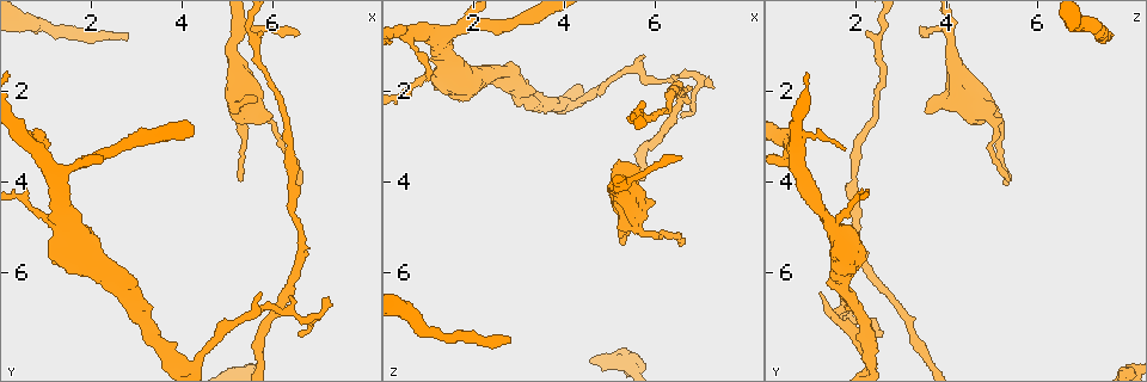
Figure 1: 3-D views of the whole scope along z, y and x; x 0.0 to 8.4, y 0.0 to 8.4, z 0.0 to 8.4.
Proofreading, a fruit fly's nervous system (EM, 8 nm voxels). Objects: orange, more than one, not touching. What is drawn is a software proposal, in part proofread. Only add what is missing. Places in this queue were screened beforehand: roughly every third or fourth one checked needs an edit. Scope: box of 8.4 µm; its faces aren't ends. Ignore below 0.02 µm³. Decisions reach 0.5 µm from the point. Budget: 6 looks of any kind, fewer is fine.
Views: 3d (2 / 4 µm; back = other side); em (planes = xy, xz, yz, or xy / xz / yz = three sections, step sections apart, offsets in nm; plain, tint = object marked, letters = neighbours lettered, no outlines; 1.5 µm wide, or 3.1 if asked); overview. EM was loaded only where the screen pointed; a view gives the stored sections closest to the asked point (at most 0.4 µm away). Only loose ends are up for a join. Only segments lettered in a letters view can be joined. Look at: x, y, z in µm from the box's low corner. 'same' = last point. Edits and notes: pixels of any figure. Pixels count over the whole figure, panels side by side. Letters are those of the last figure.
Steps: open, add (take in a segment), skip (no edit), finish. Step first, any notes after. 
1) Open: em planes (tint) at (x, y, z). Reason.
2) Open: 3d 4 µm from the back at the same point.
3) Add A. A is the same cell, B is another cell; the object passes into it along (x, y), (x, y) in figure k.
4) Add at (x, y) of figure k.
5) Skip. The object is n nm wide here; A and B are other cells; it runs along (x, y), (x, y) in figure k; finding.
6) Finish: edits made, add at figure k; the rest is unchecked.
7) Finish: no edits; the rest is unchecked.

Open: 3d 2 µm at (6.55, 0.75, 3.45). Branch stops here.

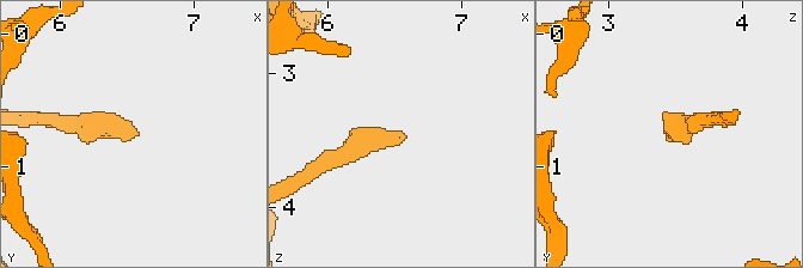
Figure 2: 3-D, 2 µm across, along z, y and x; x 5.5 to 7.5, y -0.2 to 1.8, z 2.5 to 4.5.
Open: em planes (letters) at (6.56, 0.74, 3.48).

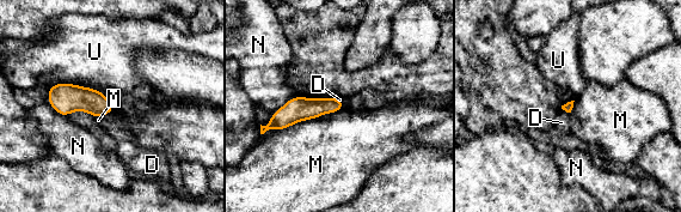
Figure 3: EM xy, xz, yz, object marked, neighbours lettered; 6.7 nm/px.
Skip. D, M, N and U are other cells; it runs along (339, 104), (295, 109), (271, 126) in figure 3; none of them fits.

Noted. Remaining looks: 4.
Open: 3d 2 µm at (7.20, 6.50, 1.75). Thin end.

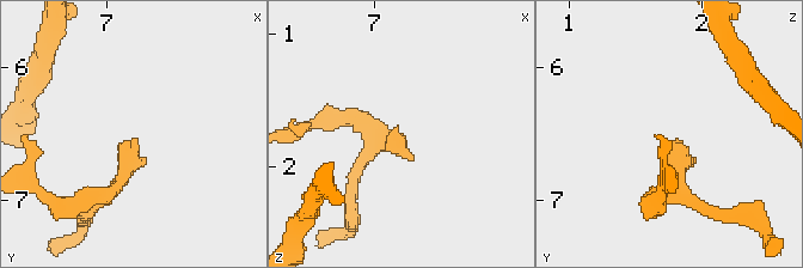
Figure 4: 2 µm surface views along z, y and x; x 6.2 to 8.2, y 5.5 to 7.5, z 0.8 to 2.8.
Open: em yz step 8 (tint) at (7.16, 6.56, 1.70).

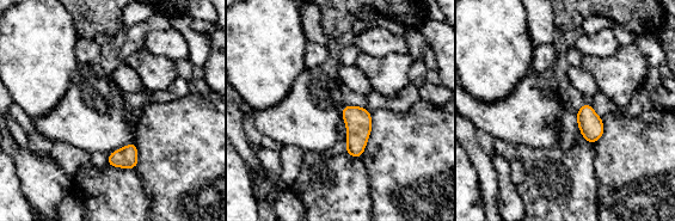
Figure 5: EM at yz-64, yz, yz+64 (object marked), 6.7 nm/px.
Open: em planes (letters) at the same point.

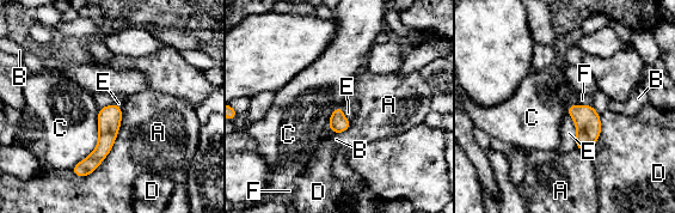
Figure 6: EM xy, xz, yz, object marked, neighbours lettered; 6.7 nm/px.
Skip. A, B, C, D, E and F are other cells; it runs along (114, 107), (106, 141), (83, 172) in figure 6; no lettered segment goes on from it.

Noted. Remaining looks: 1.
Finish: no edits; the rest is unchecked.

